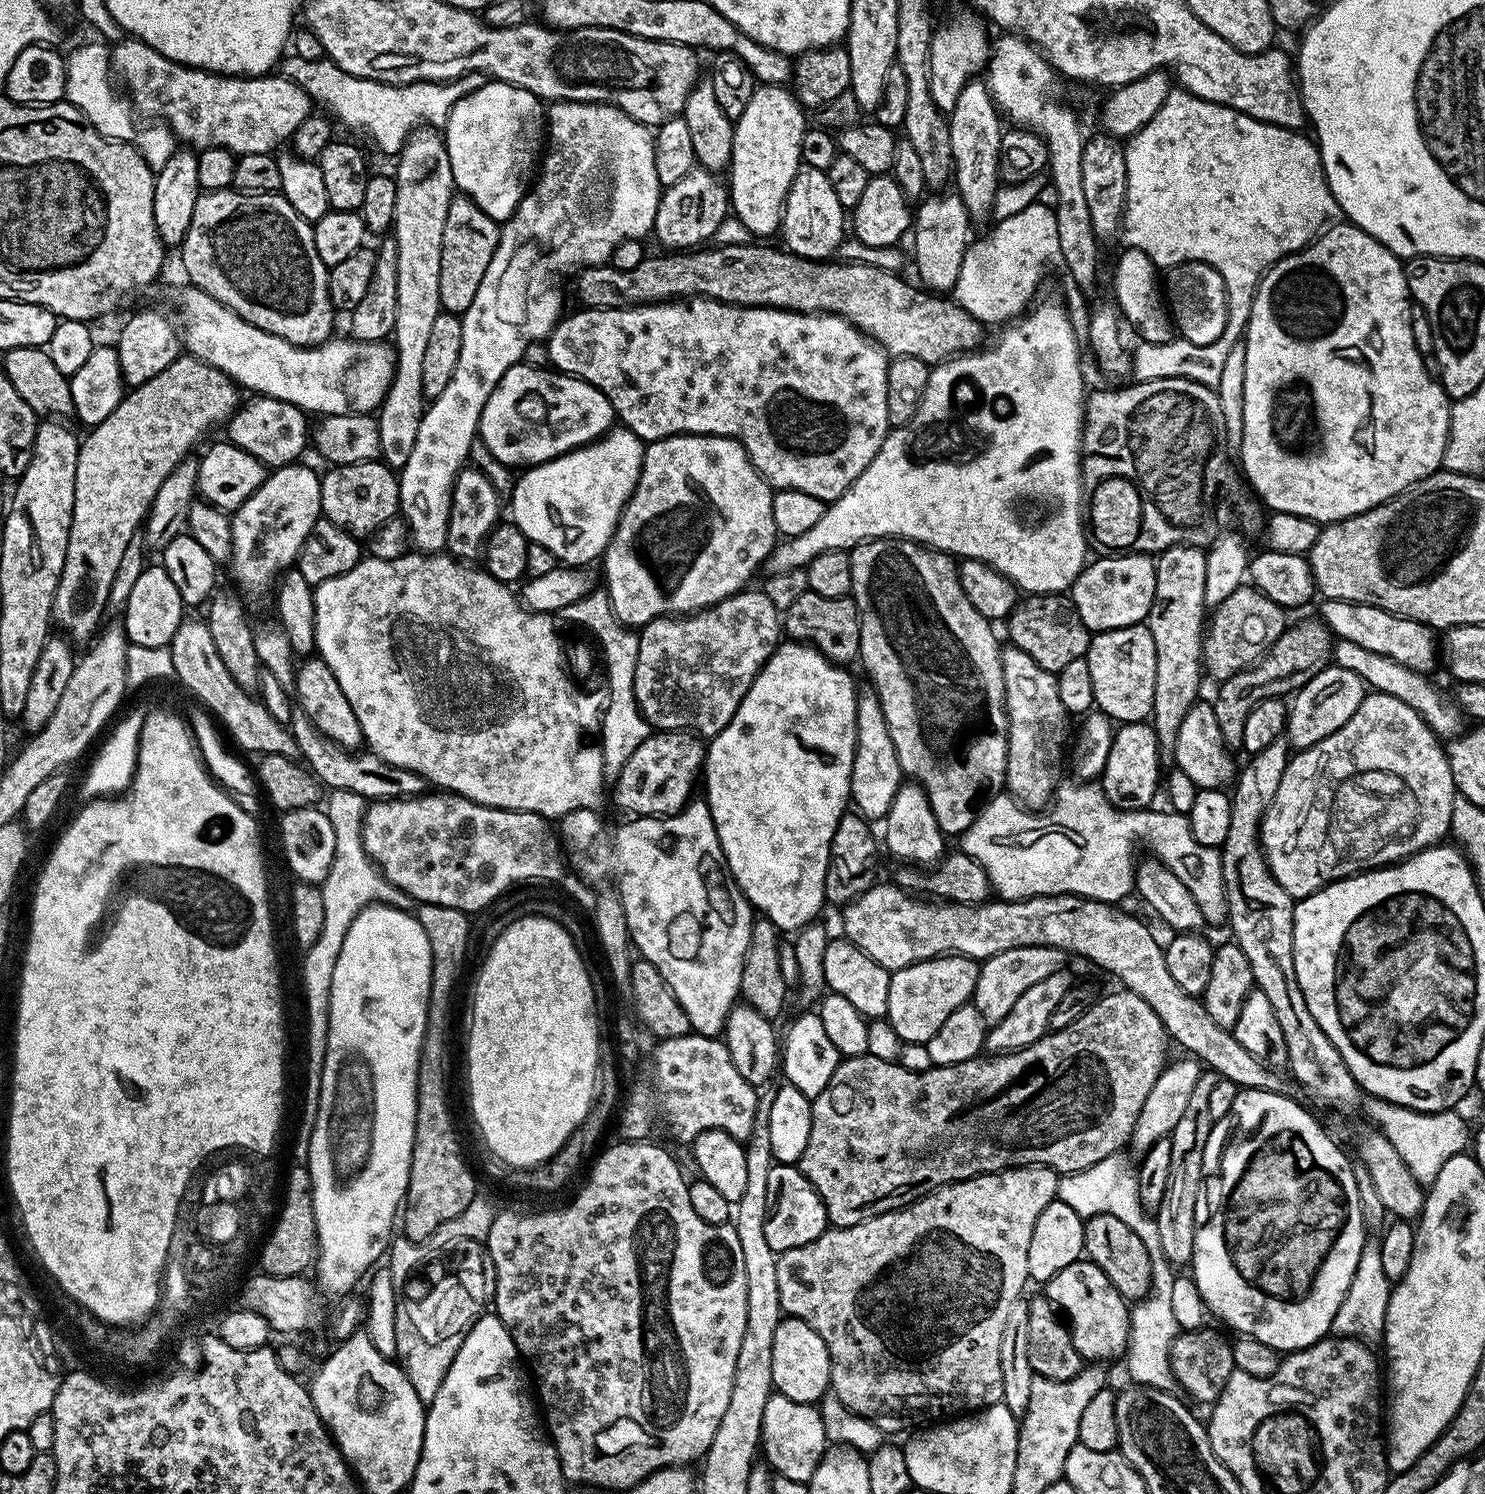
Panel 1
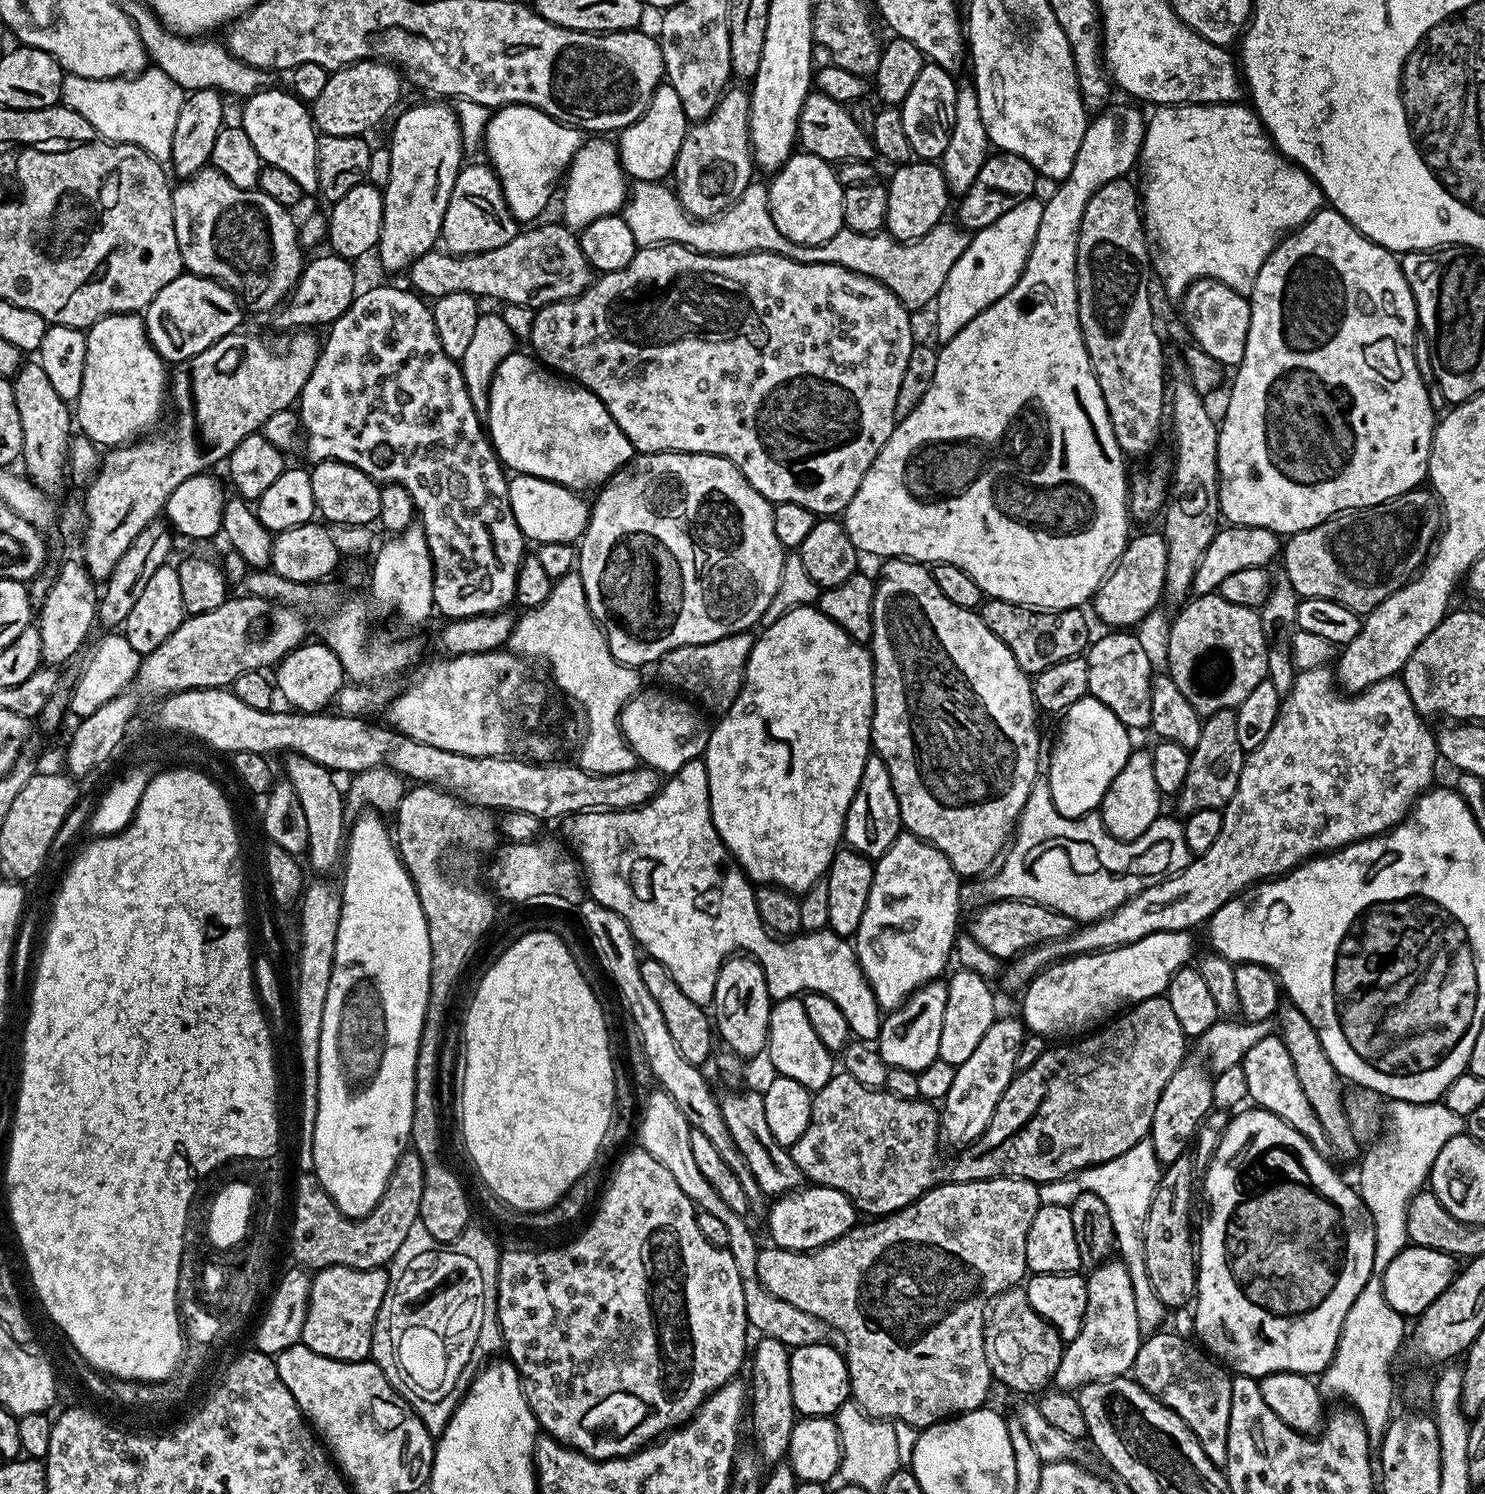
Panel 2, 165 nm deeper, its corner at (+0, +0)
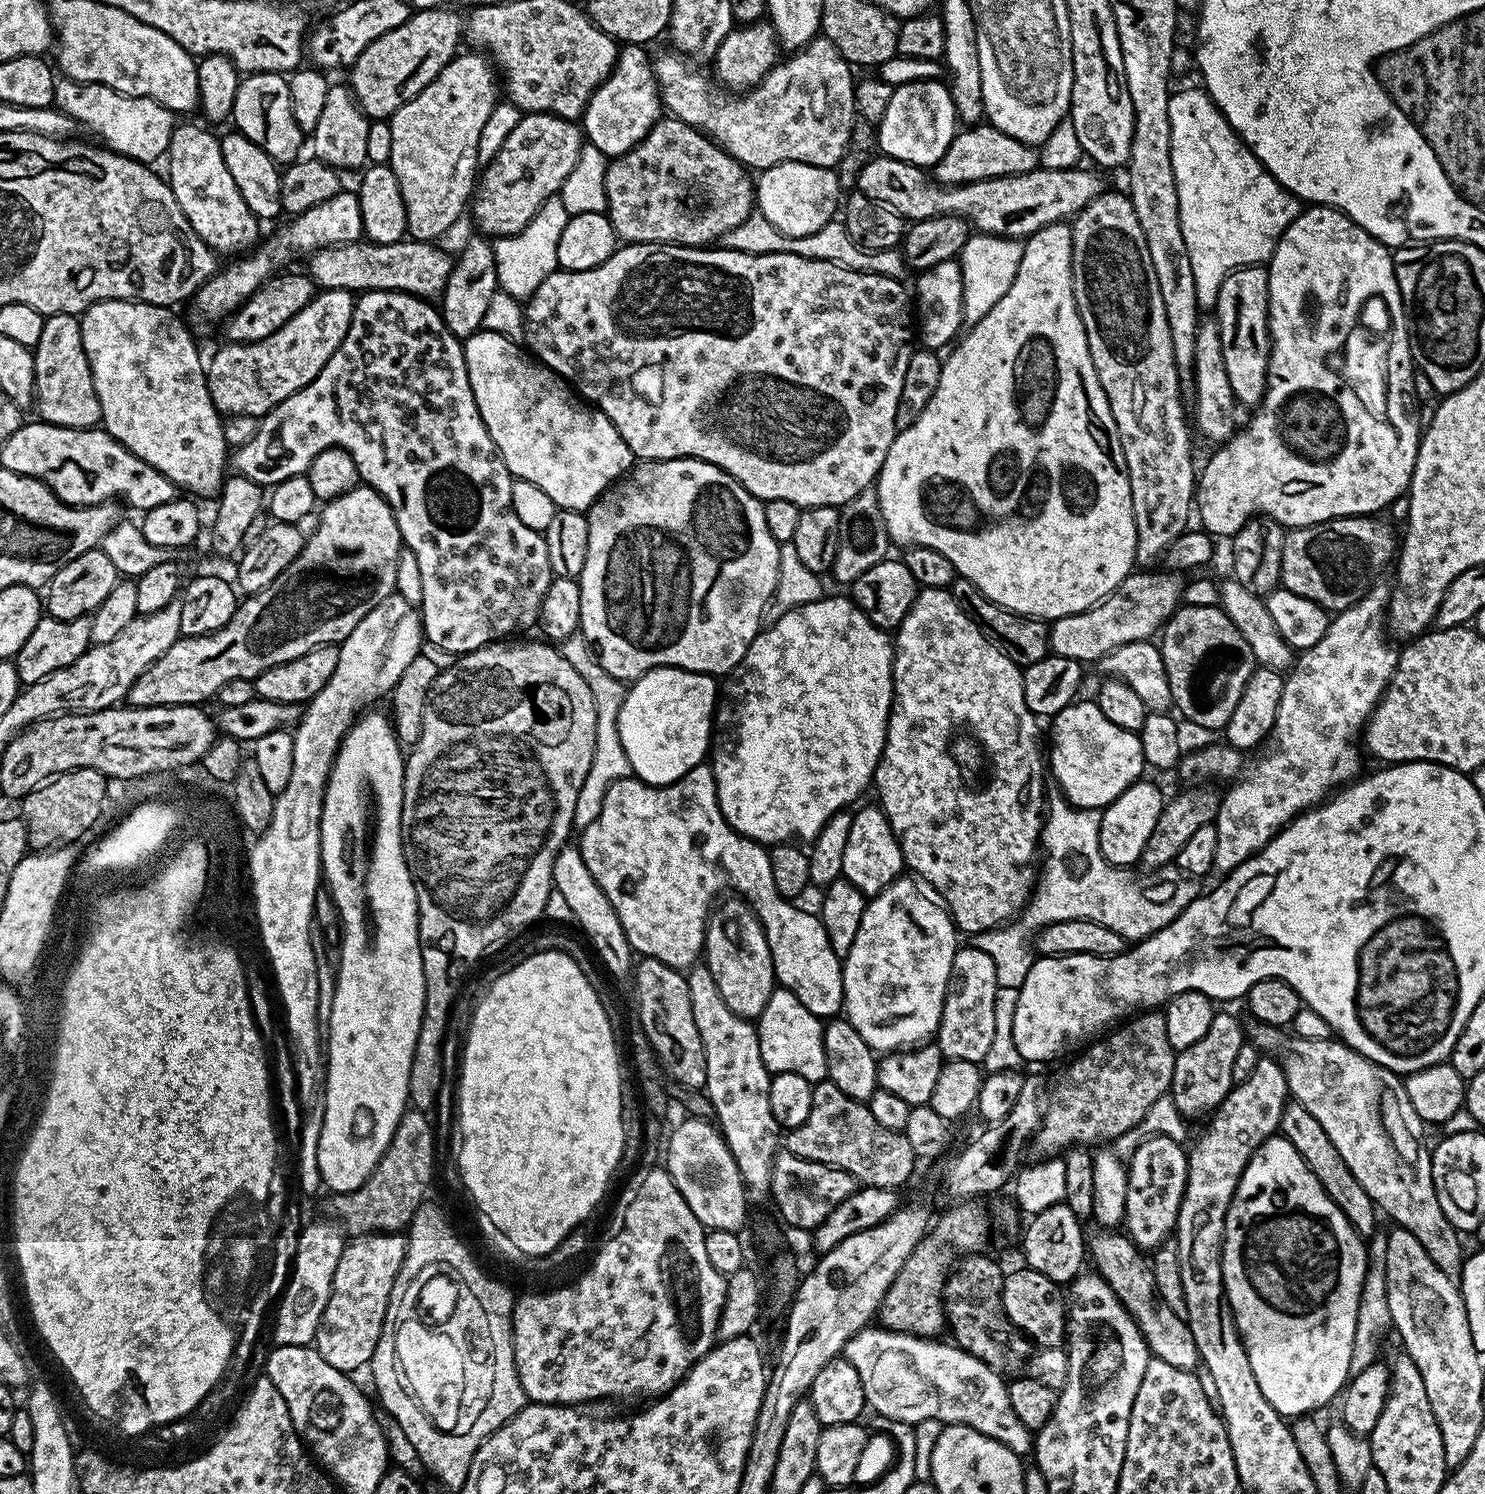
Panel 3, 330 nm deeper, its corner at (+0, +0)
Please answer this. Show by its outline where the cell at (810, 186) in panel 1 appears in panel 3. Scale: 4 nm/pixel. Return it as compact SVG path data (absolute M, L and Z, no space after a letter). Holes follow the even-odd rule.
M782 162L763 169L759 176L754 184L755 207L782 234L794 238L814 234L837 215L842 189L840 177L833 169L806 162Z

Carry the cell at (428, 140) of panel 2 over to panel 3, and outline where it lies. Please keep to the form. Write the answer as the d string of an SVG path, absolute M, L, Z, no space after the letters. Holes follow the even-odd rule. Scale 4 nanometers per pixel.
M460 54L449 61L413 100L401 106L390 119L394 138L390 166L394 170L394 178L398 178L398 190L402 190L407 235L413 240L439 241L439 236L450 231L463 212L465 215L478 184L478 140L487 118L498 103L498 97L496 76L492 73L494 68L489 57L484 54L472 55L476 56Z

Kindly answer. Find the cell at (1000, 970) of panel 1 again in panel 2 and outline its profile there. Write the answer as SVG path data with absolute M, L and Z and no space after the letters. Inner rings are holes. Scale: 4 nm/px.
M1331 667L1297 671L1296 681L1283 697L1274 730L1266 734L1262 746L1247 753L1242 778L1238 778L1238 790L1234 790L1234 798L1230 798L1222 810L1224 821L1218 842L1195 857L1179 874L1131 896L1101 920L1081 923L1066 938L1039 944L1016 957L1003 969L1005 986L1023 989L1032 977L1057 960L1121 948L1150 934L1195 929L1195 924L1203 925L1211 920L1227 900L1234 899L1257 882L1283 876L1304 861L1313 859L1317 853L1335 852L1348 844L1381 836L1402 824L1417 799L1433 787L1432 779L1436 776L1436 737L1433 729L1424 724L1427 724L1425 717L1417 712L1403 679L1396 676L1386 678L1364 692L1343 696Z

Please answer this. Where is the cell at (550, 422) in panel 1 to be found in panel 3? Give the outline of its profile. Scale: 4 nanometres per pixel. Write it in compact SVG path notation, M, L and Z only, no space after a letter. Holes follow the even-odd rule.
M481 330L463 341L463 345L464 361L466 362L466 370L470 378L470 390L474 390L474 398L480 411L480 417L494 442L497 452L500 453L504 460L504 465L515 479L525 480L534 486L538 486L538 490L545 492L556 503L557 509L569 508L575 512L587 513L588 509L592 507L592 503L633 467L634 457L630 446L626 446L626 442L622 438L622 434L618 434L614 422L610 422L610 418L606 418L604 412L597 410L593 405L581 399L574 391L572 385L562 379L553 368L547 368L545 364L537 362L531 355L526 354L525 349L517 341L506 338L500 332Z

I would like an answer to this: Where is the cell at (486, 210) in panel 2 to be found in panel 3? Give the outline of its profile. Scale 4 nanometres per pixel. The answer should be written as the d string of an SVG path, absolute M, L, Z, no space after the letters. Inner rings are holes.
M529 112L521 115L520 121L506 140L496 157L483 169L478 180L478 191L470 204L470 216L476 219L481 233L488 238L512 236L518 234L531 222L545 200L555 197L560 191L562 182L570 178L570 170L574 170L574 162L578 162L582 147L582 128L579 123L564 120L551 112Z

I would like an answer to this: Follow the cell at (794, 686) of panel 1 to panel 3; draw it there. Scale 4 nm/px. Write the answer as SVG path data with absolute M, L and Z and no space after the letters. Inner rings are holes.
M847 595L831 596L810 602L806 606L798 606L778 622L767 625L750 642L746 654L738 667L727 673L722 684L722 699L716 705L714 713L714 727L710 741L710 767L714 774L718 806L726 818L726 822L738 834L759 844L771 846L773 844L787 844L789 842L811 842L826 826L826 822L836 812L843 812L864 791L869 791L873 783L876 767L880 764L880 755L884 749L884 739L888 729L888 712L892 708L892 654L894 640L885 629L874 626L866 614Z

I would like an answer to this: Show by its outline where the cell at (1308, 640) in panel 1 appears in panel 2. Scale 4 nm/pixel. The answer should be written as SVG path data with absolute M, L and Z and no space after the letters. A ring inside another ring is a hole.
M1218 710L1218 714L1203 717L1202 734L1198 734L1198 746L1188 753L1190 770L1186 770L1186 782L1175 797L1184 814L1198 810L1223 810L1238 790L1238 778L1242 778L1242 766L1246 754L1242 742L1238 742L1238 718L1233 710Z

